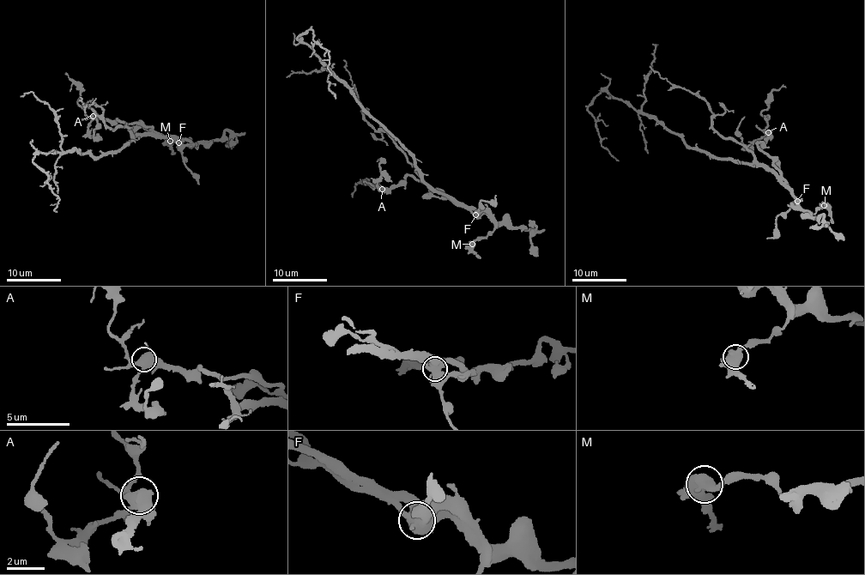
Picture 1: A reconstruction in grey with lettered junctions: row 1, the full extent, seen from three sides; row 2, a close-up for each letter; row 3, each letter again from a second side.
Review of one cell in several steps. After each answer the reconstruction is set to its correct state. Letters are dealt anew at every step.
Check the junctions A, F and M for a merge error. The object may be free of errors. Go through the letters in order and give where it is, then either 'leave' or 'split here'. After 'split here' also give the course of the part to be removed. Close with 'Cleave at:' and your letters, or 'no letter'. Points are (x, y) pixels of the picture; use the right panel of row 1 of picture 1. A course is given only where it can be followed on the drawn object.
A: place (768, 132); leave
F: place (797, 201); split here; course (796, 201), (774, 172), (690, 148), (680, 136), (605, 90), (587, 109), (601, 145), (619, 160)
M: place (824, 205); leave
Cleave at: F

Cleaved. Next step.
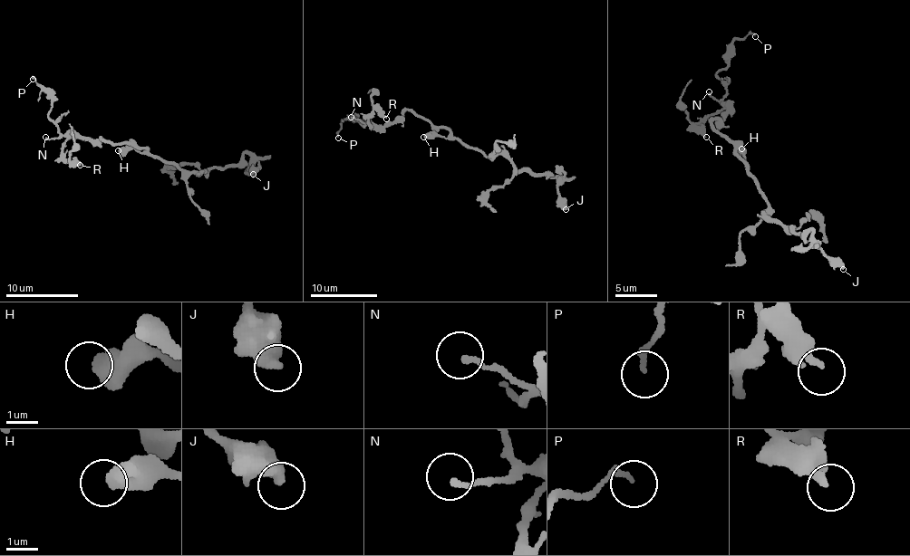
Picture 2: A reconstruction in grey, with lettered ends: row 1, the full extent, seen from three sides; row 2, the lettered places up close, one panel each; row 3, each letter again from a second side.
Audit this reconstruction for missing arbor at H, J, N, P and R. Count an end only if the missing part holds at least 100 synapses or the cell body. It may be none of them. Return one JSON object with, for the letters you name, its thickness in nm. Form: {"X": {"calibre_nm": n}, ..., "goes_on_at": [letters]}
{"goes_on_at": []}

